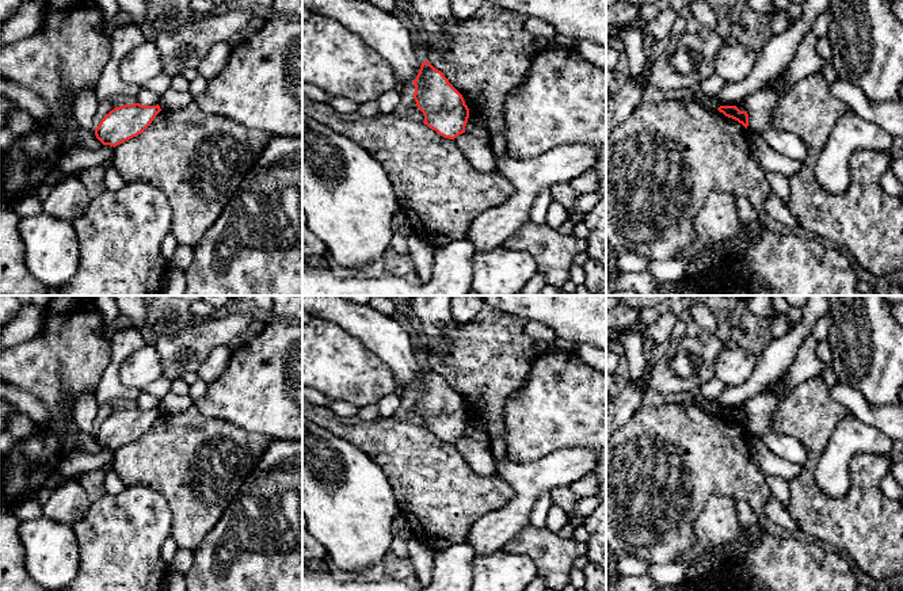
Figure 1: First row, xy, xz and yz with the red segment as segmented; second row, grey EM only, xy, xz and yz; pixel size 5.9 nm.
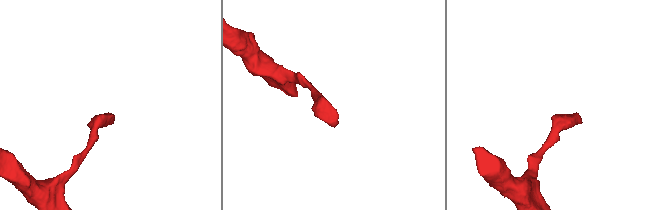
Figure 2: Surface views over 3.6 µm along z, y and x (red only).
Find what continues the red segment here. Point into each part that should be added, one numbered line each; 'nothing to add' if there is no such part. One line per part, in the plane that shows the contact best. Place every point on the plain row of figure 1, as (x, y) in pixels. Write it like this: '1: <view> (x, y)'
nothing to add

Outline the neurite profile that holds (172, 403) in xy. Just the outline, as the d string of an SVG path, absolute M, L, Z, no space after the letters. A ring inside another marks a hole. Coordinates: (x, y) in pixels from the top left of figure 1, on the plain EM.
M169 392L159 405L161 413L179 413L194 405L190 394L175 394Z

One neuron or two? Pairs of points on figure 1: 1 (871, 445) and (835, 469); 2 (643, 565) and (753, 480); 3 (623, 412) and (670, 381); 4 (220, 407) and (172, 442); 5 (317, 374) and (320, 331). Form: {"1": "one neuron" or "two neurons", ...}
{"1": "one neuron", "2": "two neurons", "3": "two neurons", "4": "two neurons", "5": "one neuron"}

